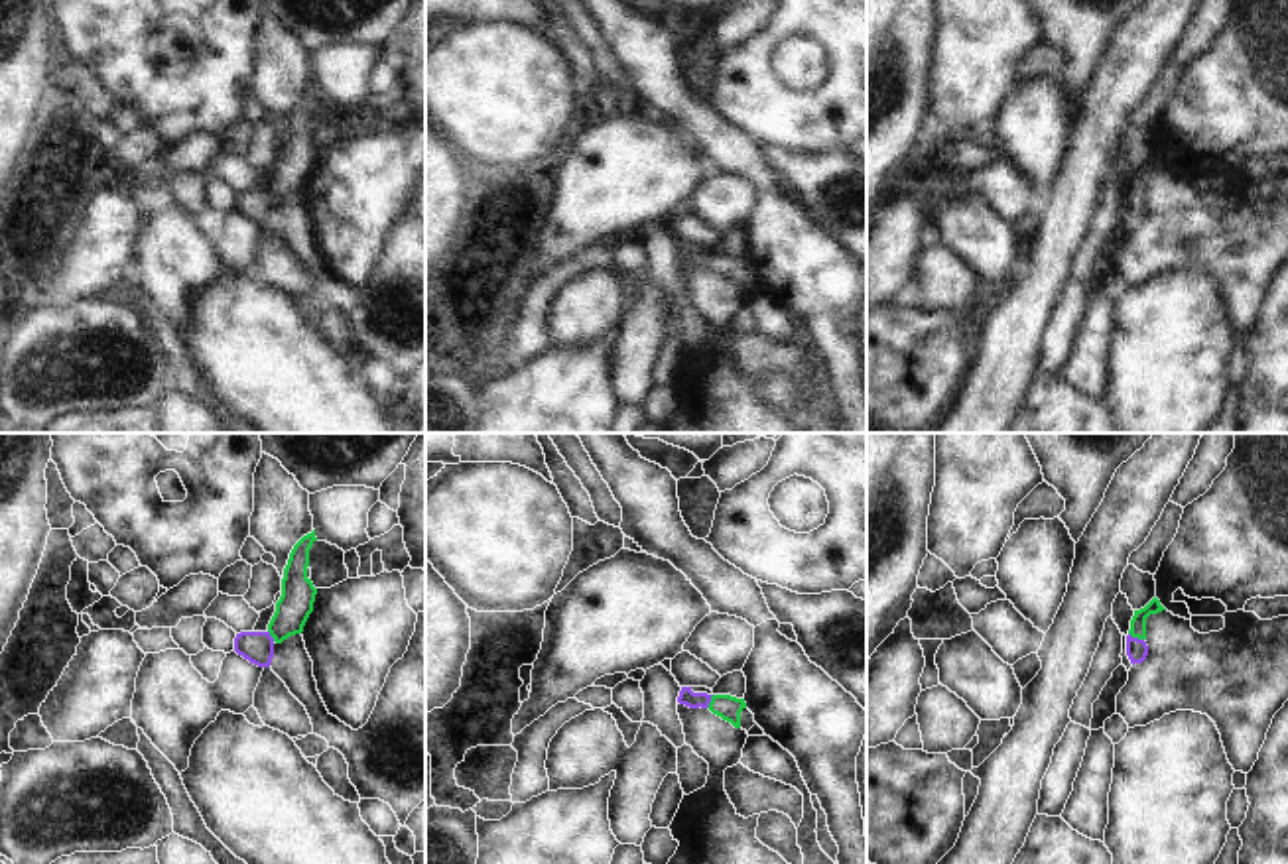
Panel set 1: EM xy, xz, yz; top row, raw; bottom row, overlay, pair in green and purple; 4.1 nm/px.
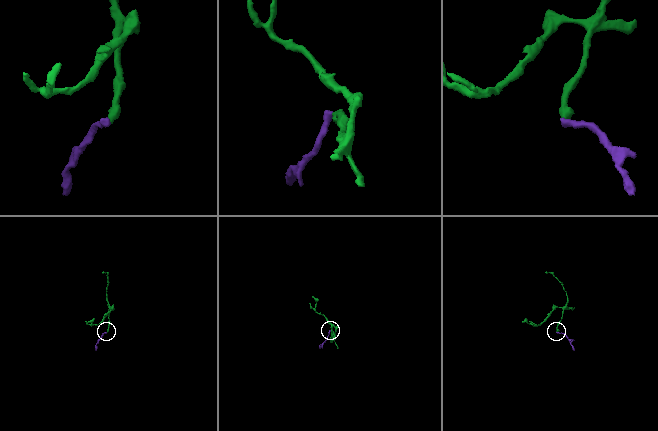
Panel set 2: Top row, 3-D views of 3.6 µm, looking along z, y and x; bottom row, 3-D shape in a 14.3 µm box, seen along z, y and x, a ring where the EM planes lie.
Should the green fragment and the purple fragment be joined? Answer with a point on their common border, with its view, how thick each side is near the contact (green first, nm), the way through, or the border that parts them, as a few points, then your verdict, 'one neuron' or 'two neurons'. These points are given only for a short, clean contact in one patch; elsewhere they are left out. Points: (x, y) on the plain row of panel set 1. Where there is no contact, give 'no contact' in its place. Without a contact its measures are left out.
yz (1137, 195) | 60/90 nm | across yz (1139, 180), (1137, 195), (1137, 209) | one neuron

